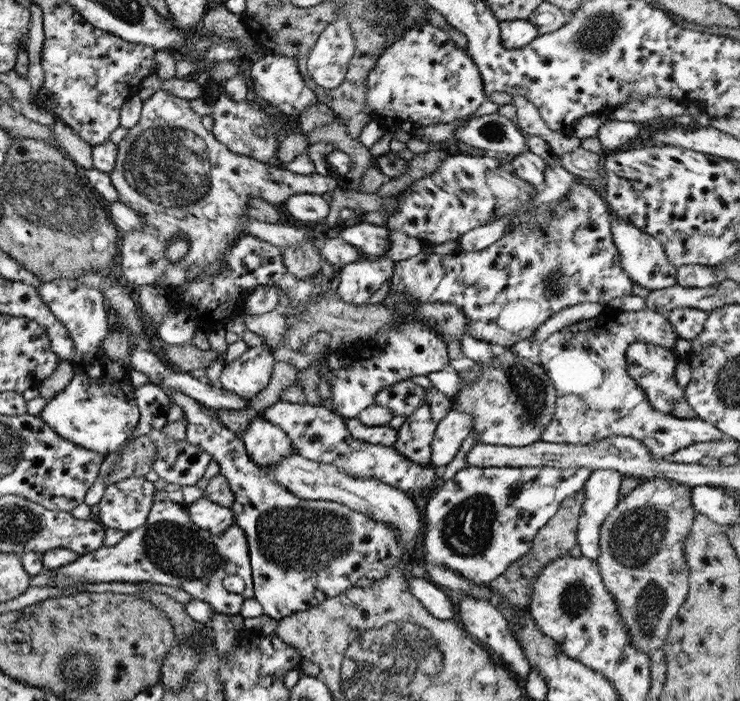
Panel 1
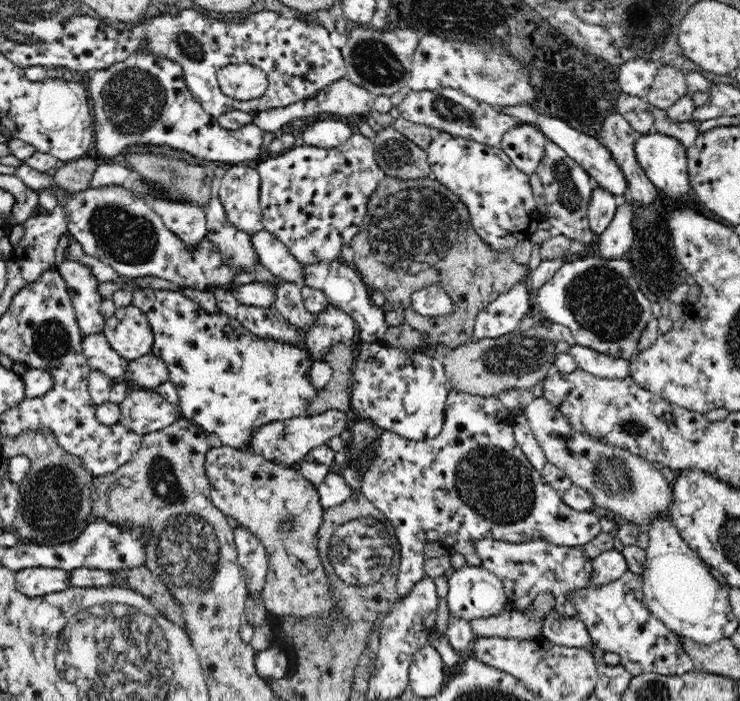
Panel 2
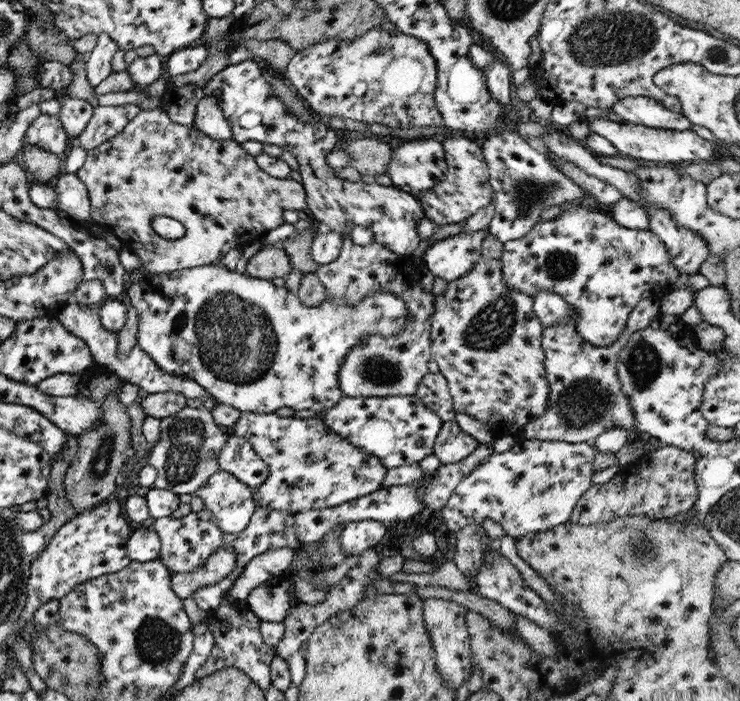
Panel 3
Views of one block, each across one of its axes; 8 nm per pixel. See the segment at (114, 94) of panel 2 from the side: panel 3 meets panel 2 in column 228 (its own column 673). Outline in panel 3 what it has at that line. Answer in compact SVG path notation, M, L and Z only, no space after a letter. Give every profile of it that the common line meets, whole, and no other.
M589 118L588 127L607 140L620 156L631 158L640 163L672 165L674 162L700 162L711 158L713 145L689 130L667 130L639 124L623 124L609 121L609 119Z

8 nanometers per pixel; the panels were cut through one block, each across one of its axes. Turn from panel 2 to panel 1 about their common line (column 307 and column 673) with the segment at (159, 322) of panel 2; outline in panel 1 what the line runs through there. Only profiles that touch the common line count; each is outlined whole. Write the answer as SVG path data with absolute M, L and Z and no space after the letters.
M633 342L628 345L624 358L627 375L643 389L649 405L662 414L670 414L674 405L684 397L684 389L677 385L674 378L675 366L678 362L676 354L663 346Z

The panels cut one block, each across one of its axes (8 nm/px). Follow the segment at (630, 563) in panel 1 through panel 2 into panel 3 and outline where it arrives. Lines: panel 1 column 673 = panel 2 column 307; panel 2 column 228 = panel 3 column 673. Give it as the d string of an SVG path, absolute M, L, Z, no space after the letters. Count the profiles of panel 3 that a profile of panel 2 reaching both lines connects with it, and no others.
M666 445L653 449L633 462L621 465L619 471L605 484L591 485L585 490L577 499L568 521L588 525L622 516L671 518L692 508L692 504L697 500L694 472L691 452Z

